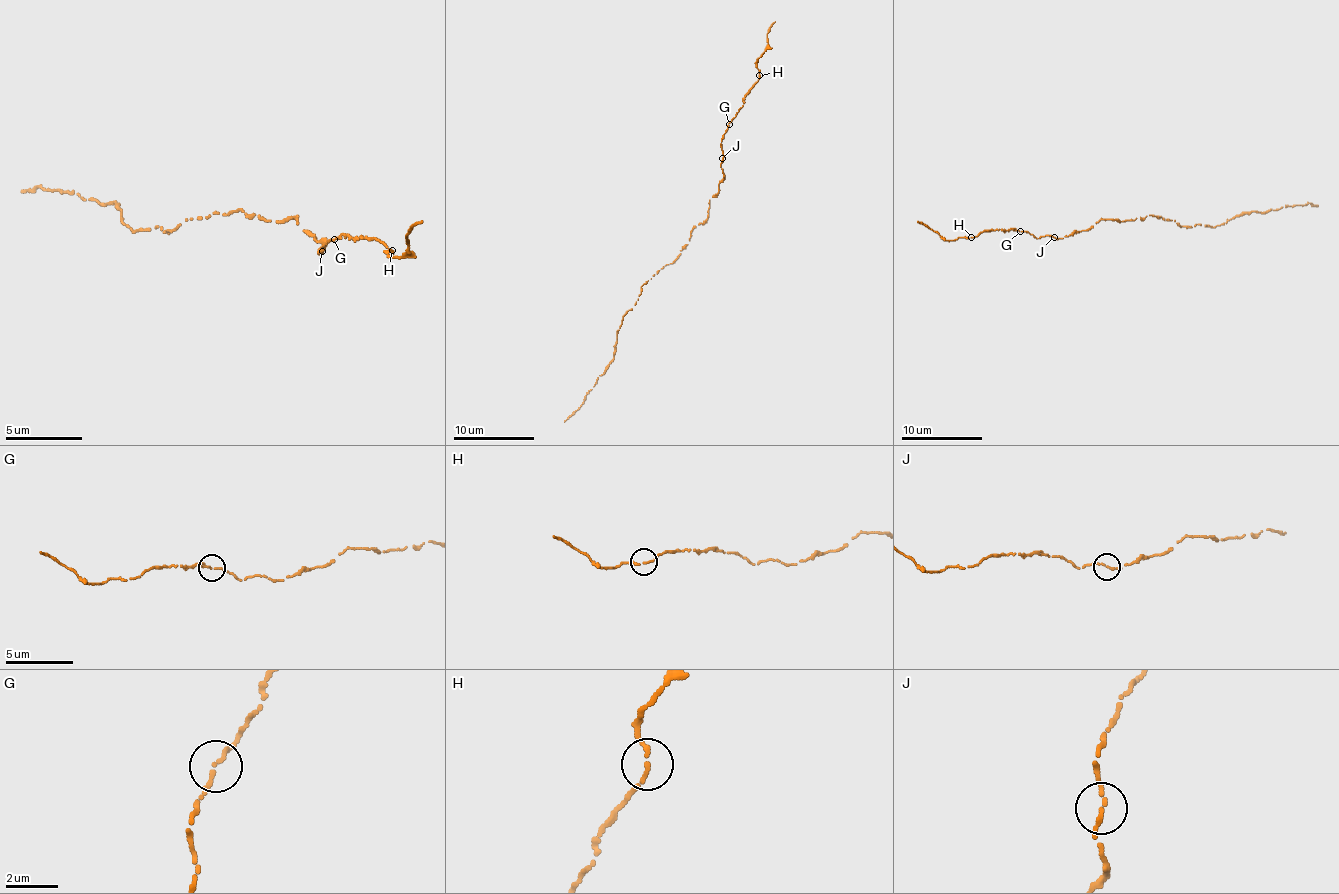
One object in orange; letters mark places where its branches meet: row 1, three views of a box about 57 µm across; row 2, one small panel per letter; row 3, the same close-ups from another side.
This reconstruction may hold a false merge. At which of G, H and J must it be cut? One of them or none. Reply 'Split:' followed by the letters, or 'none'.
Split: none

